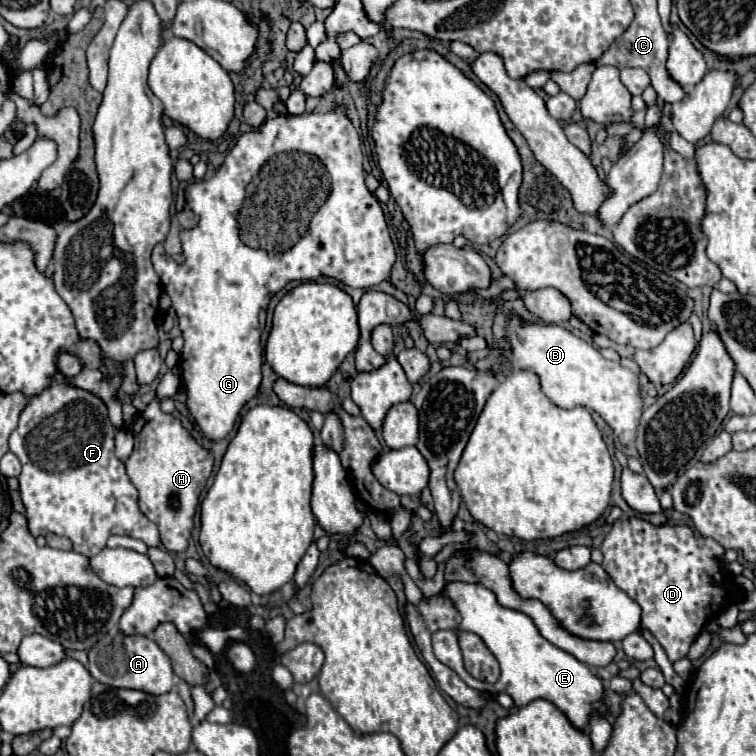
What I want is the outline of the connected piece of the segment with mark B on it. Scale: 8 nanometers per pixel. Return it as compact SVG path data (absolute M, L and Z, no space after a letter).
M512 314L506 326L512 348L512 370L530 370L540 378L542 392L560 408L586 406L598 412L618 434L622 444L632 444L642 414L642 398L636 374L620 364L606 360L600 352L556 324L532 324Z

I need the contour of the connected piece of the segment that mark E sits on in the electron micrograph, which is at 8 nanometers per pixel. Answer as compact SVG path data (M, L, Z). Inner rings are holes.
M446 582L444 588L442 588L442 596L450 598L454 608L460 612L460 616L462 616L460 630L468 630L468 632L478 634L482 638L482 642L486 644L486 648L496 656L496 660L500 664L498 682L494 682L494 684L480 682L464 670L462 654L460 654L454 632L436 634L436 640L432 638L432 648L434 648L436 658L442 664L450 666L470 688L486 690L486 692L492 692L492 694L506 692L508 696L512 696L516 708L522 708L522 706L530 704L530 700L538 700L538 698L550 700L572 720L574 726L578 726L582 730L586 730L592 710L600 710L602 714L606 712L606 708L602 704L602 692L604 692L602 680L596 678L572 654L568 654L568 652L556 648L554 644L550 644L538 632L538 628L534 626L534 622L526 614L500 606L494 592L490 592L488 588L484 588L478 582L476 584Z

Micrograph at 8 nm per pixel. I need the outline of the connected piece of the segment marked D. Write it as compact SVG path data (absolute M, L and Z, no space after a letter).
M618 518L602 542L602 568L642 608L642 628L662 644L670 662L688 654L690 644L704 624L744 598L744 588L728 578L724 548L704 536L696 536L686 524L654 526L642 518Z

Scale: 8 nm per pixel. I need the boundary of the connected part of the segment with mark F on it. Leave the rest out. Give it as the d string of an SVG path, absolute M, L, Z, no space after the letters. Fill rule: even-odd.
M56 372L50 378L50 384L28 400L16 430L10 434L10 452L14 452L22 464L22 472L18 476L20 498L34 538L46 536L48 532L66 536L72 540L74 552L88 558L106 546L110 534L138 538L146 542L146 546L160 546L158 528L138 510L138 492L130 484L124 464L114 454L114 436L116 432L108 420L106 404L102 404L102 400L92 392L70 384L62 372Z

